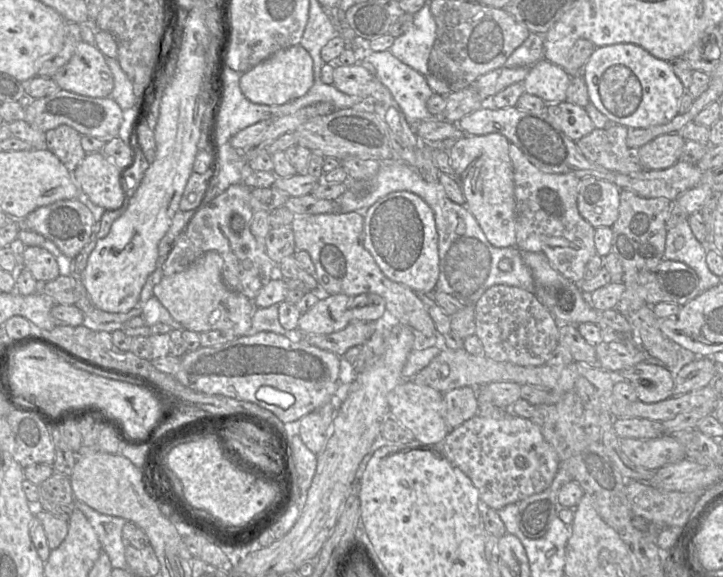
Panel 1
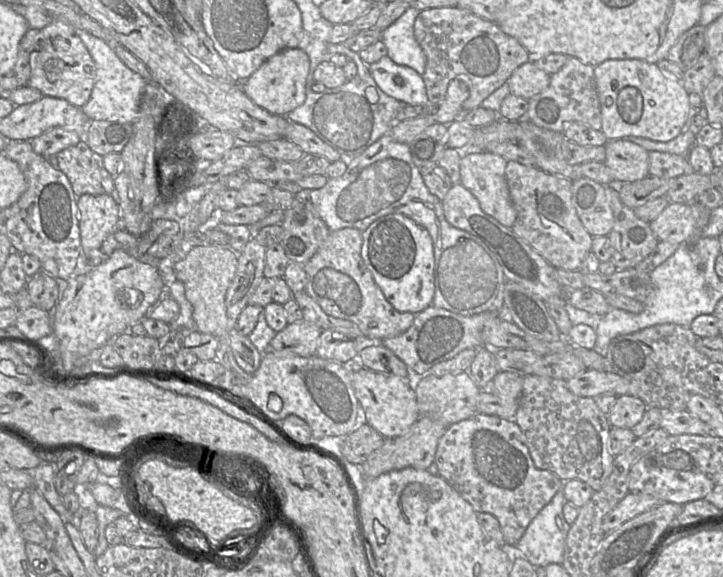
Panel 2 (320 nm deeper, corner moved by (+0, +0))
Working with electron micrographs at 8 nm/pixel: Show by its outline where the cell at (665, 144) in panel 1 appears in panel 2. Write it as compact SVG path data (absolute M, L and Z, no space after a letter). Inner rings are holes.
M629 139L608 141L605 165L615 184L630 183L649 175L649 151Z

